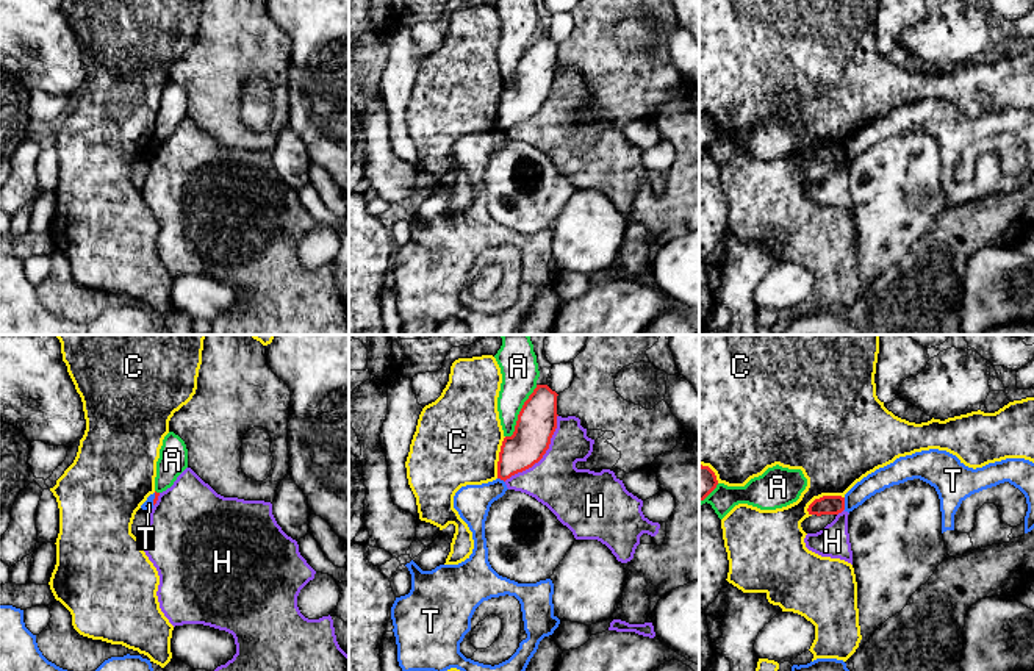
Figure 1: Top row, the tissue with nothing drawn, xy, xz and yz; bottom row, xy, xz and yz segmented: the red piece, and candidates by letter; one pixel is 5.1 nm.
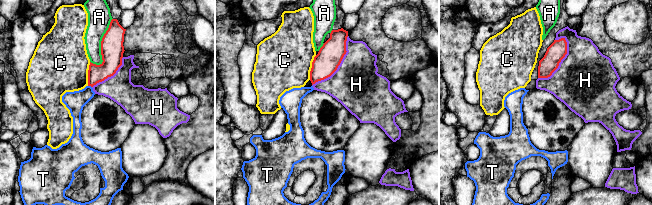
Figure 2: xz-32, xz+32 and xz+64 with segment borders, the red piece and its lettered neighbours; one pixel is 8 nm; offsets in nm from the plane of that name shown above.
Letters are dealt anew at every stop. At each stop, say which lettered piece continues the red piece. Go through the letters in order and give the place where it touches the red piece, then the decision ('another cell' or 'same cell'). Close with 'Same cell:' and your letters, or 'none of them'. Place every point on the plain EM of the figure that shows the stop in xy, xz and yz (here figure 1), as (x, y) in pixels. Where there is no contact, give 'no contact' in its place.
A: meets red in xz at (520, 63); another cell
C: meets red in yz at (823, 146); another cell
H: meets red in xz at (543, 104); another cell
T: meets red in yz at (843, 154); another cell
Same cell: none of them

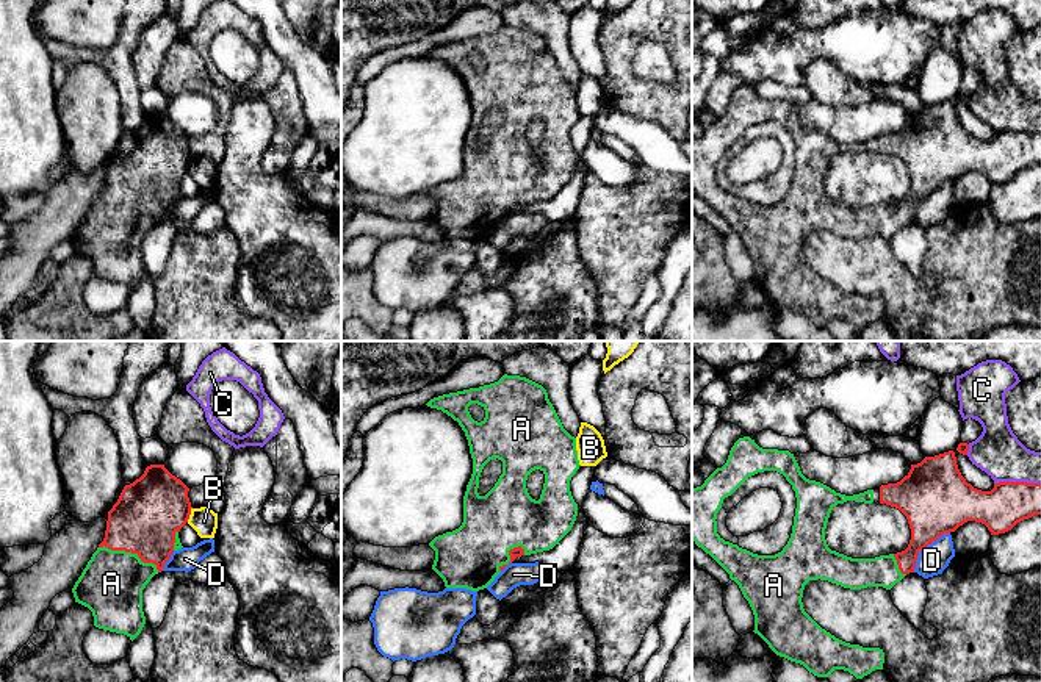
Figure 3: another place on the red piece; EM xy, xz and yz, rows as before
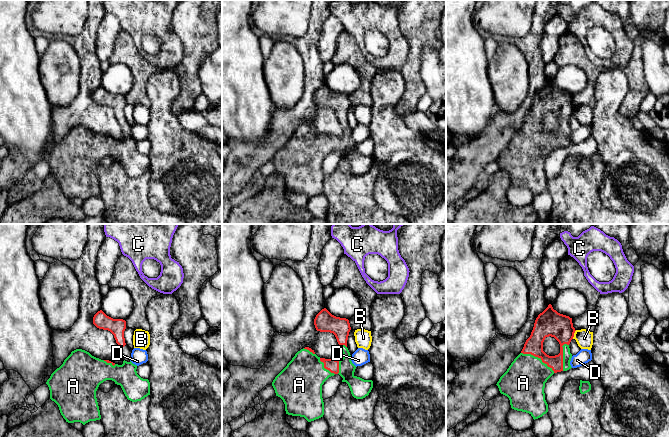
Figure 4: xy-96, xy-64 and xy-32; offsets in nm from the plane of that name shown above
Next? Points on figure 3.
A: meets red in xy at (130, 201); same cell
B: meets red in xy at (190, 163); another cell
C: meets red in yz at (1016, 132); another cell
D: meets red in yz at (924, 197); another cell
Same cell: A

